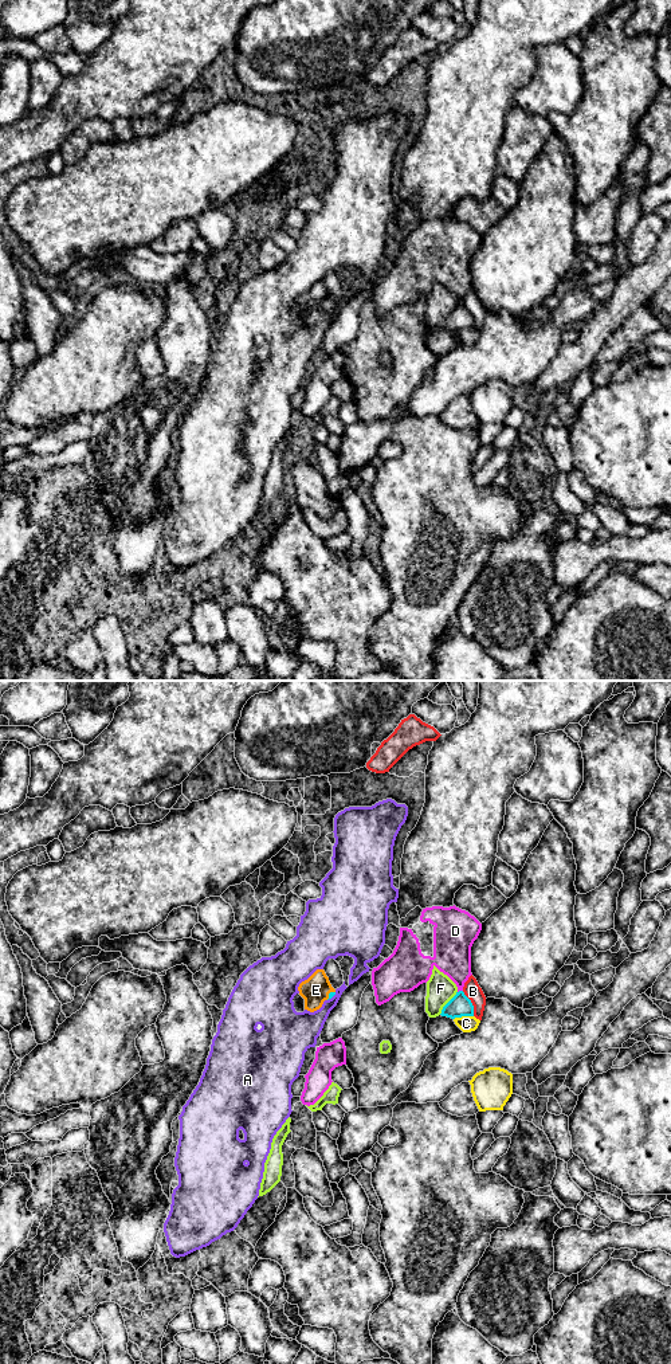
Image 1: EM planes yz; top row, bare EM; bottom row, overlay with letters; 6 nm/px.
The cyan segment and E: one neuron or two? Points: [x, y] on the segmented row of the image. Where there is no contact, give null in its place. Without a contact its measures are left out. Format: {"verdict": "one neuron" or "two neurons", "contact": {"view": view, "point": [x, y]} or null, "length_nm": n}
{"verdict": "one neuron", "contact": {"view": "yz", "point": [329, 994]}, "length_nm": 80}

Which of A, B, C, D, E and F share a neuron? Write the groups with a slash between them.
A / B / C / D / E / F

